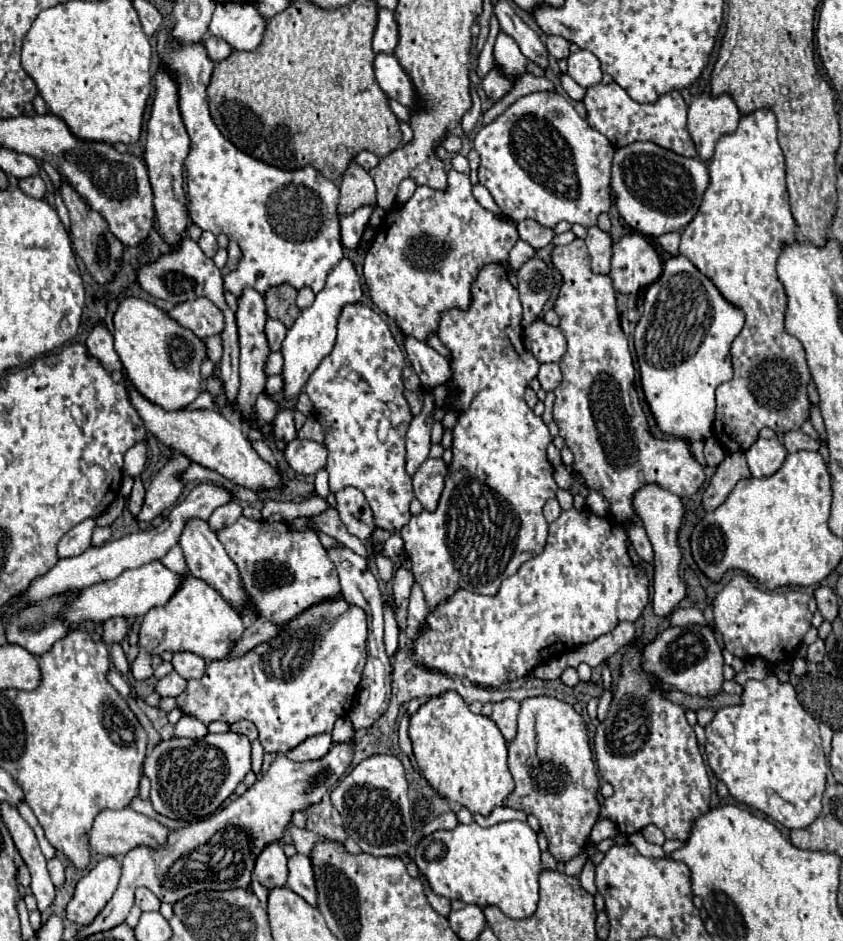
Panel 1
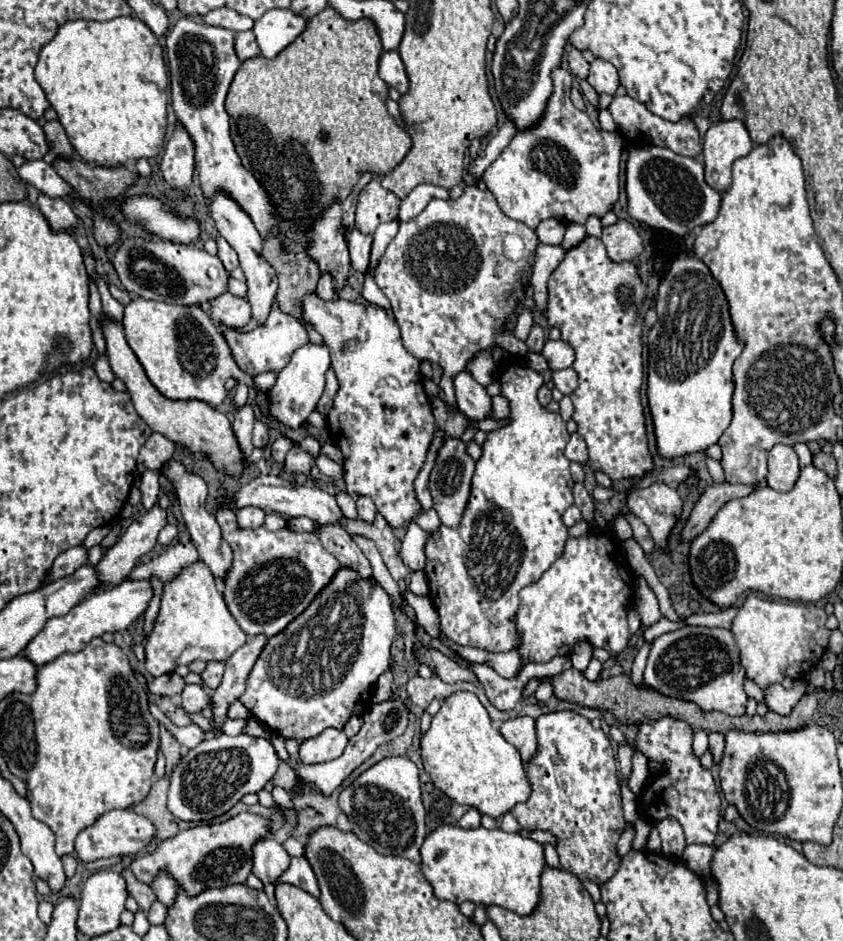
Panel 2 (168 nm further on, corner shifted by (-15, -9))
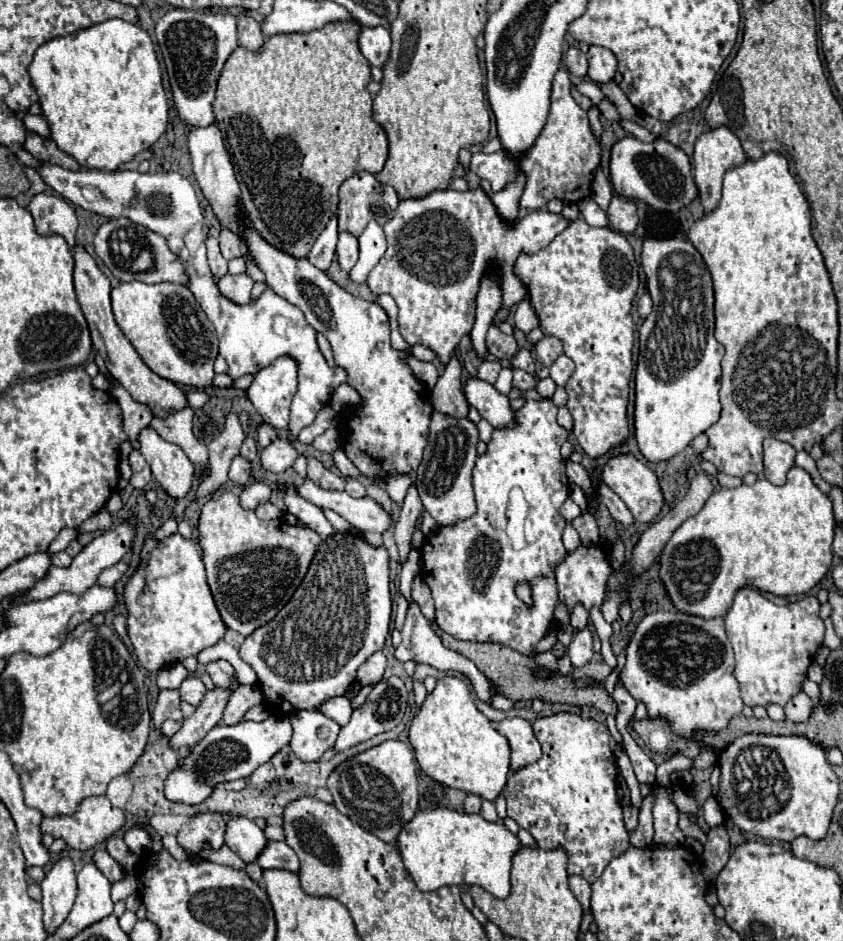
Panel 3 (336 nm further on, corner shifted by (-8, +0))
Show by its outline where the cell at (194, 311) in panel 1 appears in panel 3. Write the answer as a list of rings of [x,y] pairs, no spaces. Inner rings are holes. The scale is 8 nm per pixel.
[[[246,273],[240,275],[224,275],[218,279],[218,289],[220,293],[234,301],[236,305],[248,305],[250,303],[250,291],[252,291],[252,279]]]

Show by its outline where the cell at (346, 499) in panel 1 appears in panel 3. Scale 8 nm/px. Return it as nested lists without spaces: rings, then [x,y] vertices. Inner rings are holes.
[[[346,479],[346,493],[352,497],[366,497],[366,487],[356,479]]]

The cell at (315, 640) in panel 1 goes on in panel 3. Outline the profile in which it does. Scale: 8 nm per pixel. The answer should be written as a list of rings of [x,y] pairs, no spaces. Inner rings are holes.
[[[336,533],[332,537],[328,537],[318,553],[314,555],[312,559],[312,565],[308,569],[308,575],[304,577],[304,581],[300,583],[300,587],[296,589],[296,593],[292,595],[292,599],[278,611],[276,619],[272,619],[270,623],[266,623],[264,627],[258,627],[252,635],[248,635],[244,639],[244,643],[240,645],[240,649],[246,651],[246,663],[256,671],[258,675],[258,687],[262,691],[262,697],[264,697],[264,703],[266,707],[270,709],[270,713],[280,713],[282,717],[284,715],[290,715],[292,711],[300,711],[300,709],[316,709],[332,699],[332,697],[340,697],[348,691],[348,687],[356,681],[356,671],[358,667],[370,657],[374,655],[376,651],[380,651],[384,647],[384,641],[388,637],[388,629],[390,629],[390,609],[392,609],[392,601],[390,601],[390,577],[388,577],[388,553],[384,547],[372,547],[366,539],[360,539],[356,535],[348,535],[348,533]]]

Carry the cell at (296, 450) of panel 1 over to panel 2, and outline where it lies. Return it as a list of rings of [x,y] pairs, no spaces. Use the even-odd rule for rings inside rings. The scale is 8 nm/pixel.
[[[293,446],[287,452],[287,460],[283,462],[283,470],[287,474],[309,474],[313,466],[315,466],[315,458],[303,452],[299,446]]]

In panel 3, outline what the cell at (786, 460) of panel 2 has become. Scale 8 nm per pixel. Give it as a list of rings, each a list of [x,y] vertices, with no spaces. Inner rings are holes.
[[[764,439],[764,475],[774,485],[786,483],[786,473],[794,465],[796,449],[778,439]]]

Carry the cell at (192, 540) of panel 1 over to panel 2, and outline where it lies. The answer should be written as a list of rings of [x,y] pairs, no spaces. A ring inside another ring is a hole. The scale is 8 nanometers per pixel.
[[[175,458],[167,460],[163,464],[161,472],[167,476],[167,480],[173,484],[173,488],[177,492],[177,502],[179,502],[183,520],[187,524],[187,530],[191,534],[191,542],[199,550],[199,558],[211,568],[211,572],[213,572],[215,578],[223,580],[223,576],[227,574],[227,568],[231,568],[231,546],[223,540],[215,516],[205,510],[205,498],[207,498],[207,484],[205,484],[205,480],[199,474],[187,472],[187,468],[183,466],[183,462],[179,462]]]

